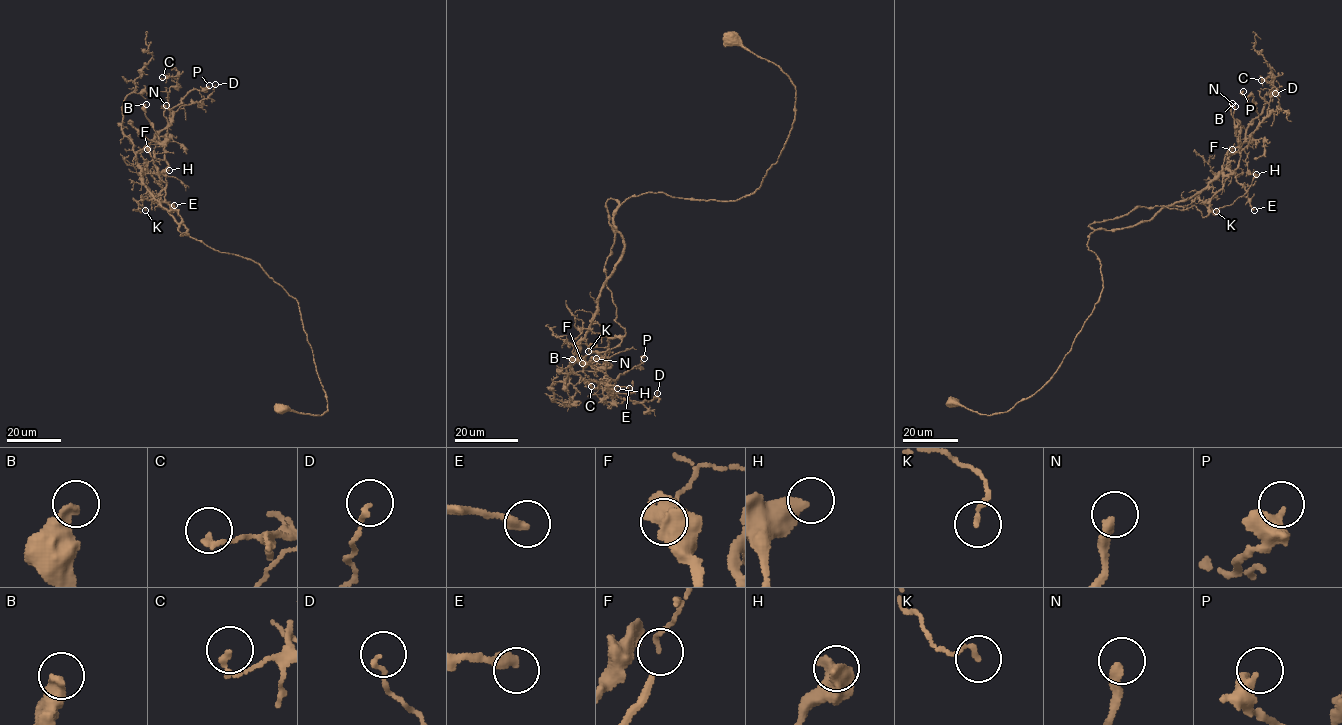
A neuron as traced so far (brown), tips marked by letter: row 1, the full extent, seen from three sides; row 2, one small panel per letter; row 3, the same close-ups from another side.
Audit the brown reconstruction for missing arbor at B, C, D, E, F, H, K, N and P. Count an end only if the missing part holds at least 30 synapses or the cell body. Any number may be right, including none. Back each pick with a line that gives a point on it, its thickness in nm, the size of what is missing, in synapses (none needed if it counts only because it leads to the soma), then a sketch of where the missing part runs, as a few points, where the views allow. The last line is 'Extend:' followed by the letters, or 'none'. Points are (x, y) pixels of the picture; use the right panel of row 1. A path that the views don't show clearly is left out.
Extend: none

